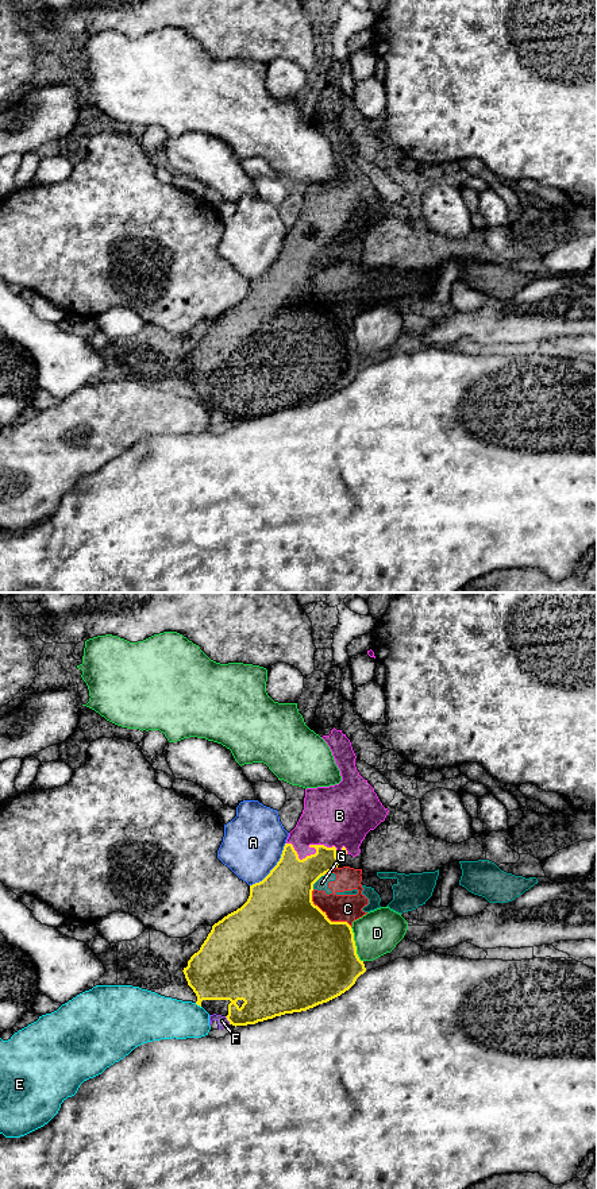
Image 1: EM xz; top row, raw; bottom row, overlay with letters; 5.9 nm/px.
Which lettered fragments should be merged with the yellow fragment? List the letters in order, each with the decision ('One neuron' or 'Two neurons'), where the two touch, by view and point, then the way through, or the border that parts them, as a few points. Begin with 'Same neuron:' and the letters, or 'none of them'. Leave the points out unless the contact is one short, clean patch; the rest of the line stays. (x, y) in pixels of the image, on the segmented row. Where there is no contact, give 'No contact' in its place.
Same neuron: B
A: Two neurons. Touches yellow at xz (274, 867)
B: One neuron. Touches yellow at xz (318, 845)
C: Two neurons. Touches yellow at xz (326, 917)
D: Two neurons. Touches yellow at xz (354, 945)
E: Two neurons. Touches yellow at xz (197, 1004)
F: Two neurons. Touches yellow at xz (227, 1019)
G: Two neurons. Touches yellow at xz (316, 880). Boundary: xz (324, 873), (312, 888)

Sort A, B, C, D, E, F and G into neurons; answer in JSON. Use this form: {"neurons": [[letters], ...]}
{"neurons": [["A"], ["B"], ["C", "G"], ["D"], ["E"], ["F"]]}

